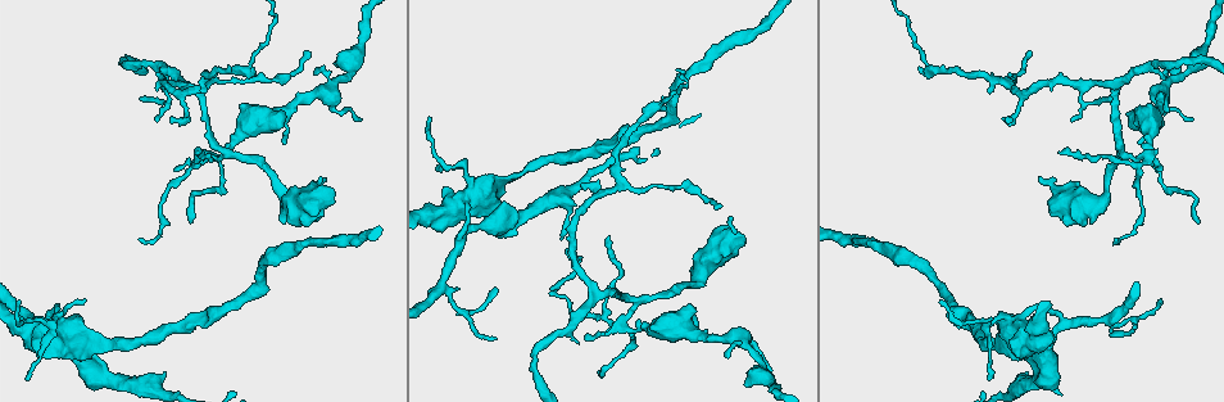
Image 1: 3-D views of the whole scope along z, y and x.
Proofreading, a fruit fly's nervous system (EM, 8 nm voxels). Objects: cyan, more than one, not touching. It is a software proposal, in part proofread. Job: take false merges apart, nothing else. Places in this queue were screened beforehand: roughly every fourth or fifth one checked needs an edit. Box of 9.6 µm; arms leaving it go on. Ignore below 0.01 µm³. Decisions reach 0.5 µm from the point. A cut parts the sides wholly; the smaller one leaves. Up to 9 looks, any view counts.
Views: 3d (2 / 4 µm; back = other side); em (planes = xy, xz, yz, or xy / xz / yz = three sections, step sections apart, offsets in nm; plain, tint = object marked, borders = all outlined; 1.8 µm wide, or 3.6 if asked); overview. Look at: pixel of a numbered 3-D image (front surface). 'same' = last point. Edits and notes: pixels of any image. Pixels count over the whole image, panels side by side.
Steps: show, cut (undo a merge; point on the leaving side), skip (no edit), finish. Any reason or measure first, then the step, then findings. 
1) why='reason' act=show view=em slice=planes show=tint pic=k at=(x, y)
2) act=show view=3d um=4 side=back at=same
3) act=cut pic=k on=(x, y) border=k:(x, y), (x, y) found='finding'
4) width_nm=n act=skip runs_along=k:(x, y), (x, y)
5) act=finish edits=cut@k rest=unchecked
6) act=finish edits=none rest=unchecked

why='three arms meet' act=show view=3d um=2 side=back pic=1 at=(209, 87)

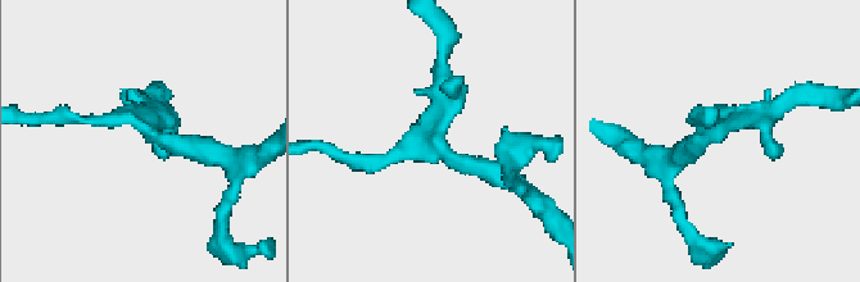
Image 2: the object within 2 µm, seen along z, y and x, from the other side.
arms=3 act=show view=em slice=yz step=16 show=tint pic=2 at=(440, 139)

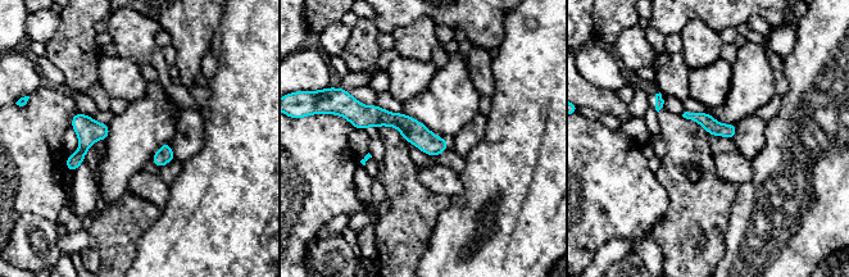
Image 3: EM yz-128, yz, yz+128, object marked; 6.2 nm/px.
why='another direction' act=show view=em slice=xy step=16 show=tint at=same

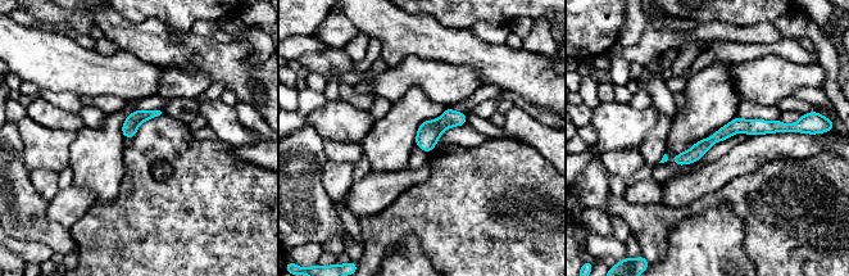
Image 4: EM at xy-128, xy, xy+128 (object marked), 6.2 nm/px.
act=skip runs_along=4:(782, 127), (732, 127), (676, 159) found='continuous, no second neuron'

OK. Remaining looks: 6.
why='four or more arms meet' act=show view=3d um=2 pic=1 at=(1142, 155)

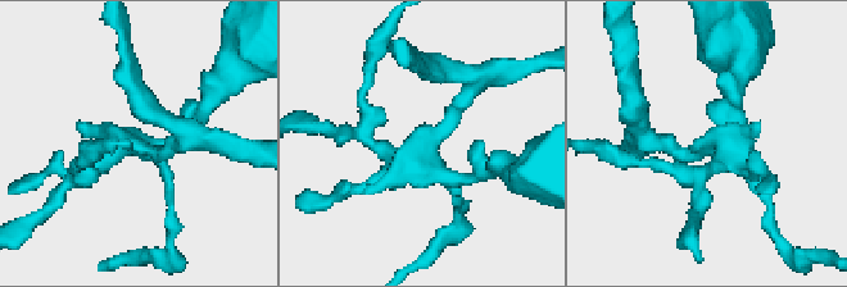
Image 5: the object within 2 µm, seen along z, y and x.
act=show view=em slice=yz step=16 show=tint pic=5 at=(710, 148)

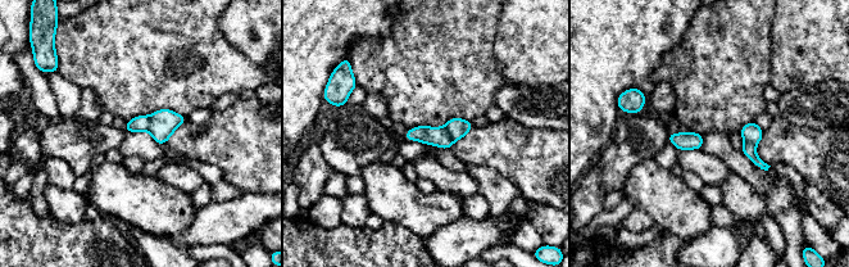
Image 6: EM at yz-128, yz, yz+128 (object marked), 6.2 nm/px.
act=show view=em slice=planes show=borders at=same

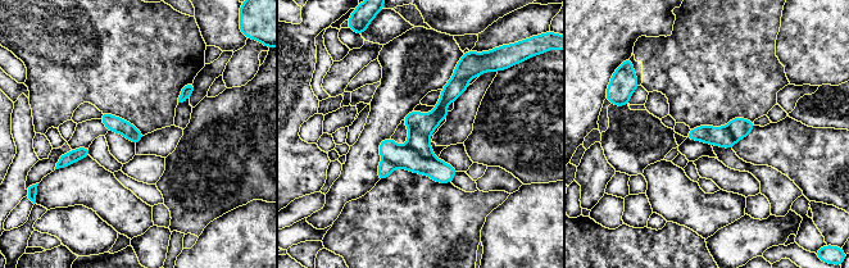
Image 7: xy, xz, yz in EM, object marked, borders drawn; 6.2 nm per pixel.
act=cut pic=7 on=(402, 157) part_leaving=7:(382, 145), (449, 178) found='a second neuron is stuck on'

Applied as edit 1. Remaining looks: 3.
act=show view=overview

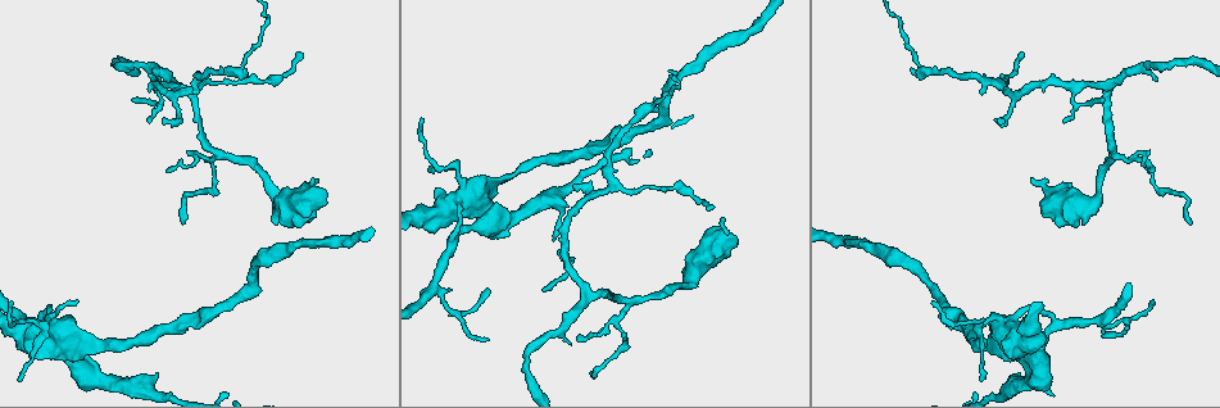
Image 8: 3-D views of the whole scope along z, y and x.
why='arms part here' act=show view=em slice=xz step=16 show=plain pic=8 at=(565, 263)

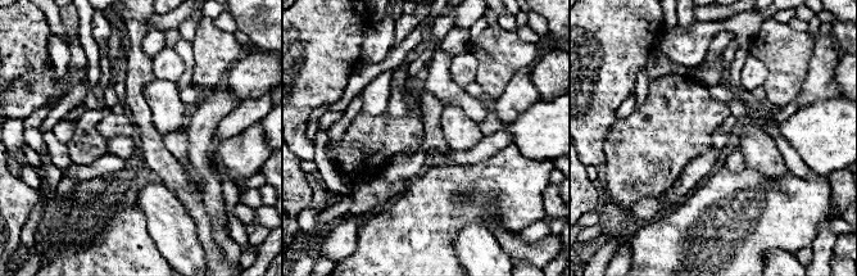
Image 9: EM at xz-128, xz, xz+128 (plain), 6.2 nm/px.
why='what lies round it' act=show view=em slice=xz step=16 show=borders at=same

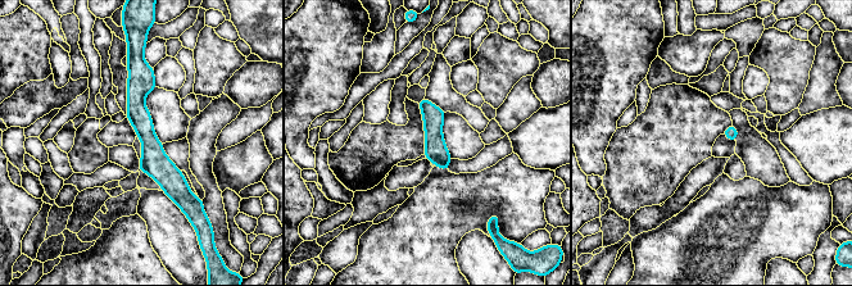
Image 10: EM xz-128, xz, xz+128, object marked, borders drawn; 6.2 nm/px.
act=skip found='continuous, no second neuron'

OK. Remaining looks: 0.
act=finish edits=cut@7 rest=unchecked

